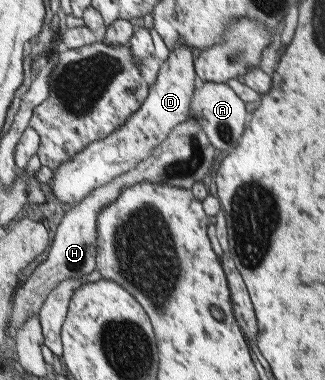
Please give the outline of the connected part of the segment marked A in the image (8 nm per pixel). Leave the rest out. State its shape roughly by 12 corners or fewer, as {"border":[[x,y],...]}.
{"border":[[198,81],[191,116],[232,151],[250,117],[227,84]]}

